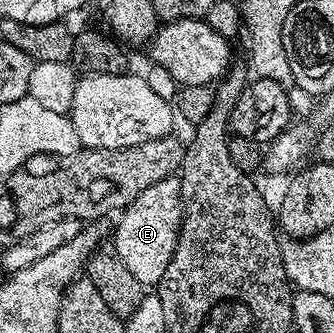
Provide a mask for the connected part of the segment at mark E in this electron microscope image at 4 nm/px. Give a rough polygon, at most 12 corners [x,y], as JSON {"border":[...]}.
{"border":[[179,176],[146,187],[119,214],[114,252],[146,287],[176,250]]}

